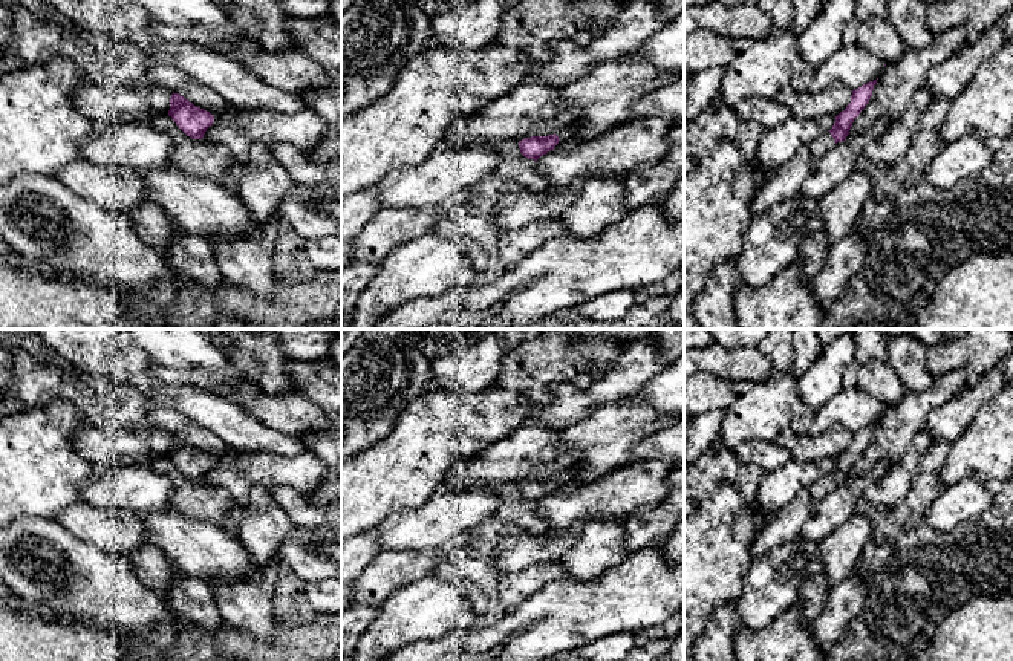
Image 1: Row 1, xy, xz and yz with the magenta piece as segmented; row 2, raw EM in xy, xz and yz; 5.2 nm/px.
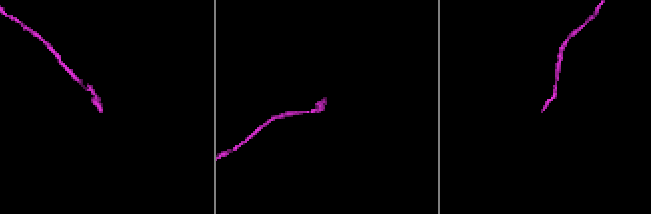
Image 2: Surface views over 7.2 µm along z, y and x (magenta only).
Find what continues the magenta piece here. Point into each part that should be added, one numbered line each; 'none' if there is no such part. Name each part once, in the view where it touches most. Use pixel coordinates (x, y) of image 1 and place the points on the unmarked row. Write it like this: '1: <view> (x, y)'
1: yz (824, 484)

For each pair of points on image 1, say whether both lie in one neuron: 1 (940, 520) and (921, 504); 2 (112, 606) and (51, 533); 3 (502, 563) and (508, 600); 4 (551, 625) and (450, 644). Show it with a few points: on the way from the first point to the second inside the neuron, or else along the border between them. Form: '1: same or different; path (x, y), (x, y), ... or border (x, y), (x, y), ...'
1: different; border (944, 487), (923, 520)
2: same; path (98, 588), (75, 563), (69, 550)
3: different; border (539, 565), (530, 565), (516, 573), (501, 576)
4: same; path (527, 625), (511, 628), (501, 635), (475, 640)

